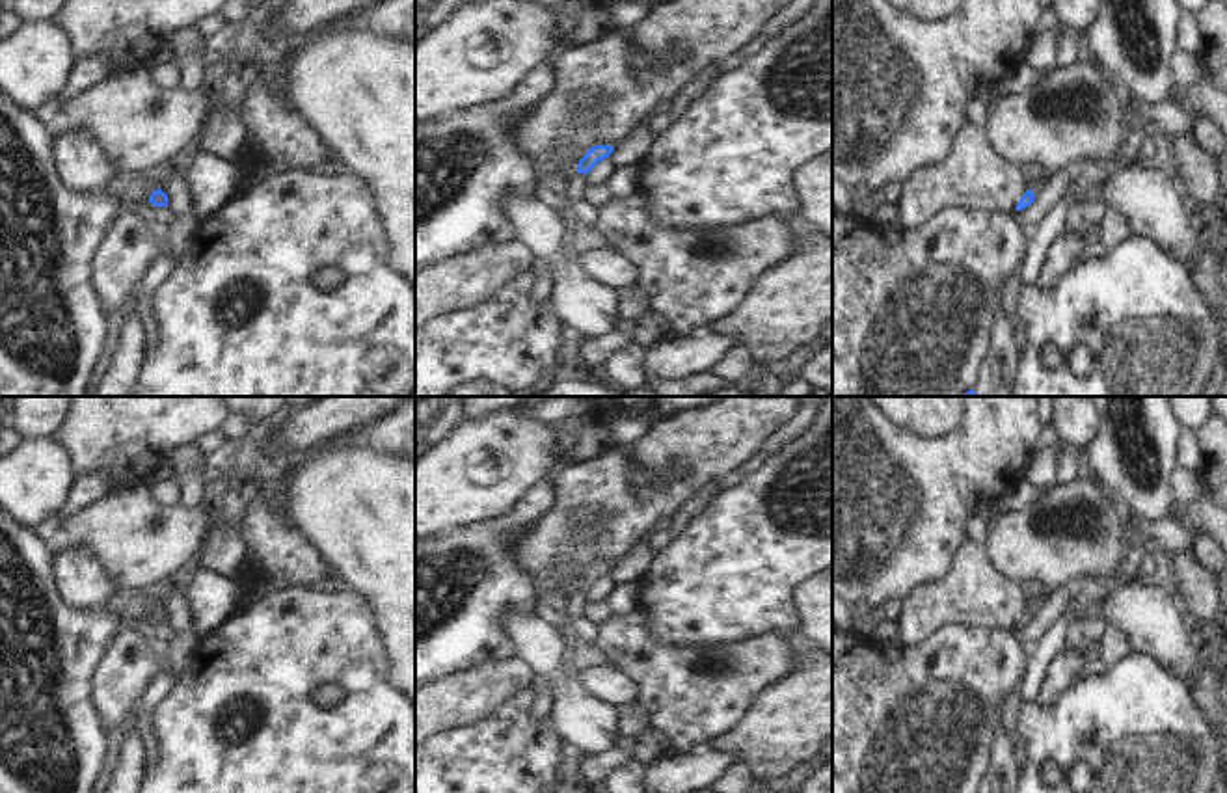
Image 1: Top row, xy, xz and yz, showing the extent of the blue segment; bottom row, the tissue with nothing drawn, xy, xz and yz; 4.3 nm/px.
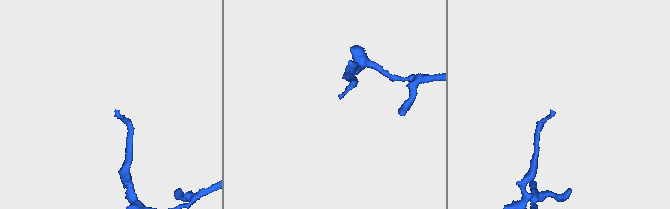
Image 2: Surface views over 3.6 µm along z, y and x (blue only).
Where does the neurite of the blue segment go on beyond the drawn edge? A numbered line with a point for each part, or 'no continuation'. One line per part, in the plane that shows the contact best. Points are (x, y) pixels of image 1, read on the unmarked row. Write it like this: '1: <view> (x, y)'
1: yz (1058, 602)

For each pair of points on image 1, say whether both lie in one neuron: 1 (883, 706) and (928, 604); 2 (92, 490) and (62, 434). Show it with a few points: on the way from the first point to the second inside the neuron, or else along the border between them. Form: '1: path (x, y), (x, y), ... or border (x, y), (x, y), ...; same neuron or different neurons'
1: border (948, 624), (911, 645), (896, 639); different neurons
2: border (75, 475), (97, 471), (108, 488); different neurons

